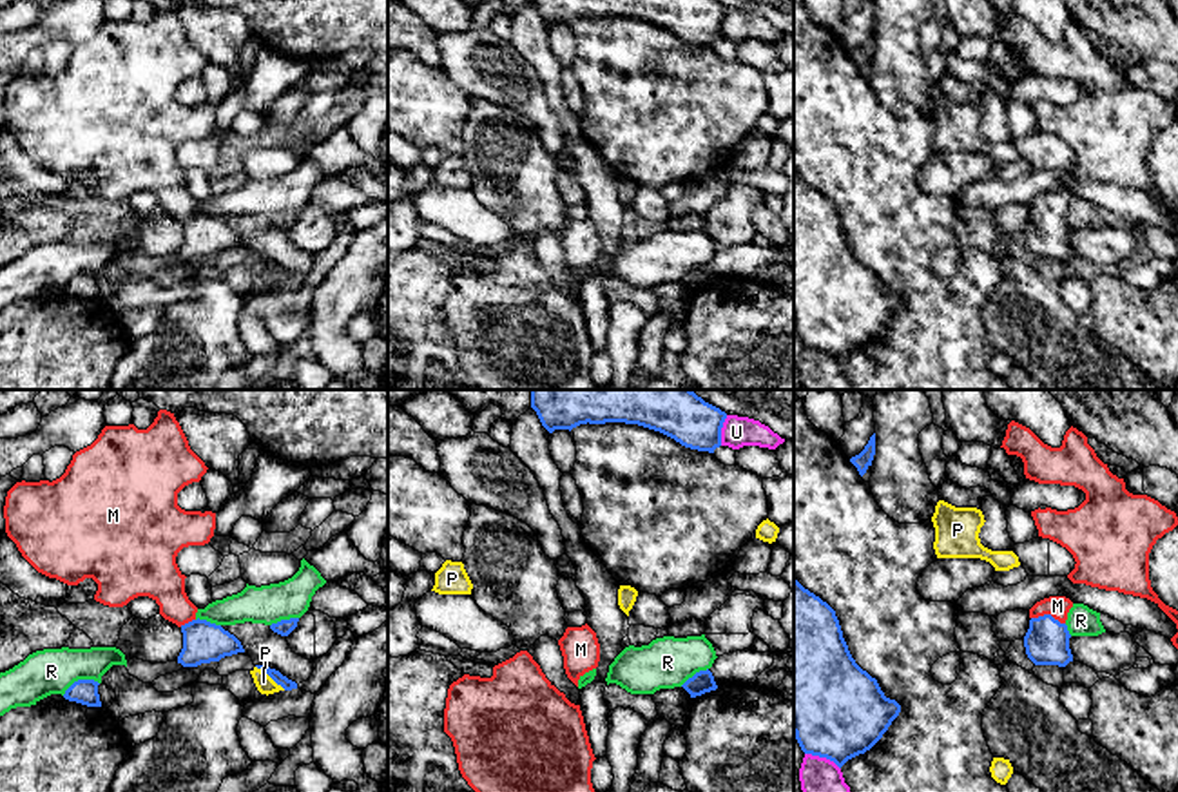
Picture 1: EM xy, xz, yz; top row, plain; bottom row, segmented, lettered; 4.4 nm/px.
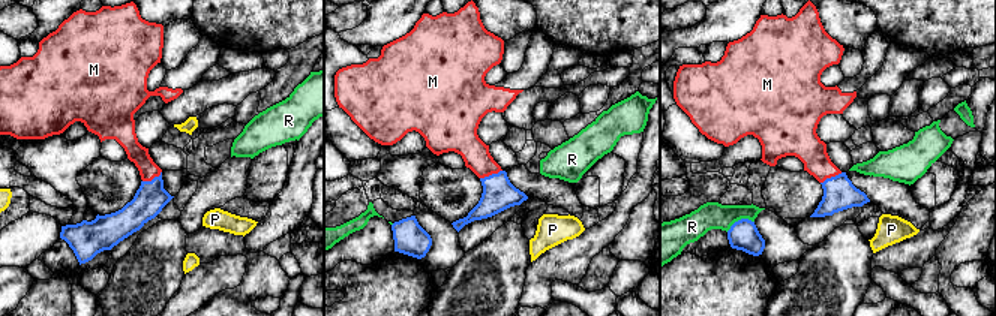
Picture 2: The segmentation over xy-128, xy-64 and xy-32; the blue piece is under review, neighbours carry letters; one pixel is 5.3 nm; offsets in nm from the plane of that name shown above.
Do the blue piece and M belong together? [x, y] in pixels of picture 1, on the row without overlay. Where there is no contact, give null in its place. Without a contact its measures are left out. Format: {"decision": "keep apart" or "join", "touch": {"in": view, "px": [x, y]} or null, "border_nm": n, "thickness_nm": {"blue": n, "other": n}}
{"decision": "join", "touch": {"in": "yz", "px": [1048, 209]}, "border_nm": 160, "thickness_nm": {"blue": 200, "other": 100}}

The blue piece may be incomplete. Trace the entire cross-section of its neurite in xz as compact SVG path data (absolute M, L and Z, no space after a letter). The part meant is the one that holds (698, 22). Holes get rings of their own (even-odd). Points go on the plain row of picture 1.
M531 0L542 20L573 24L580 18L625 16L660 25L685 42L714 47L721 40L727 7L716 0Z

